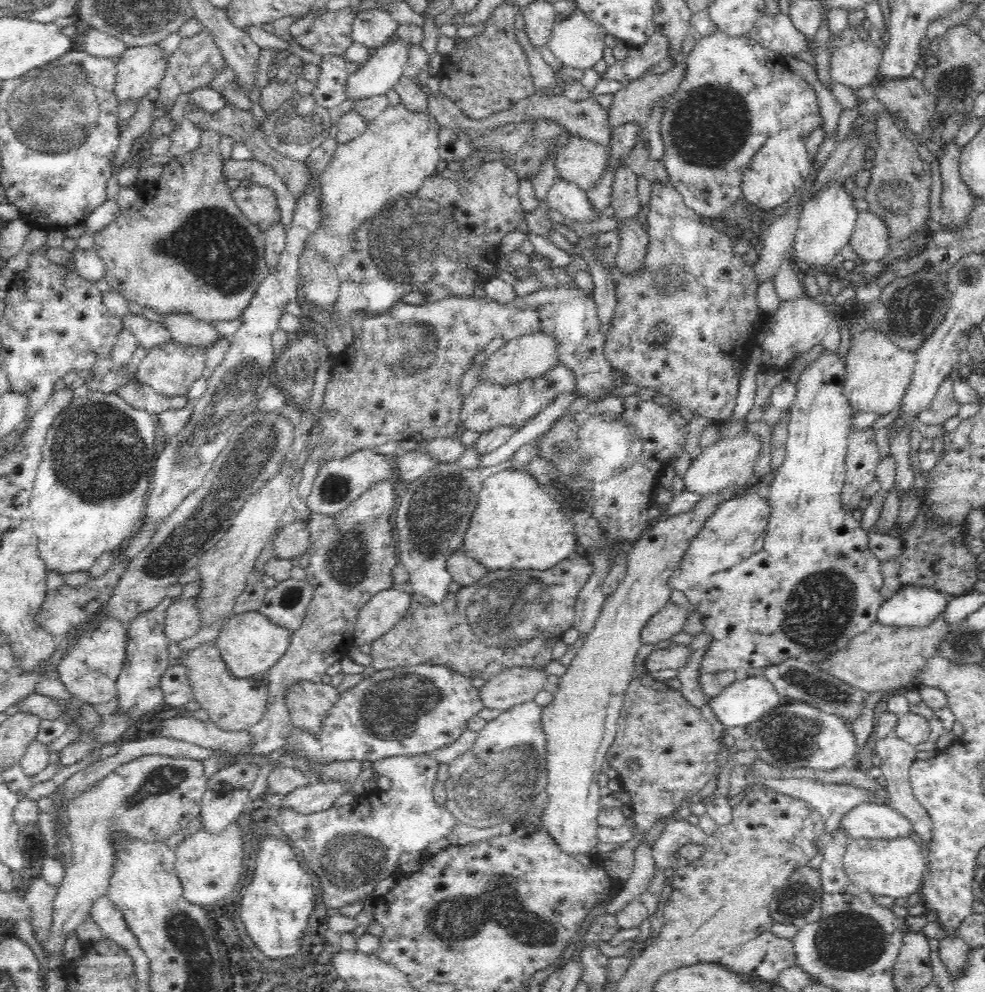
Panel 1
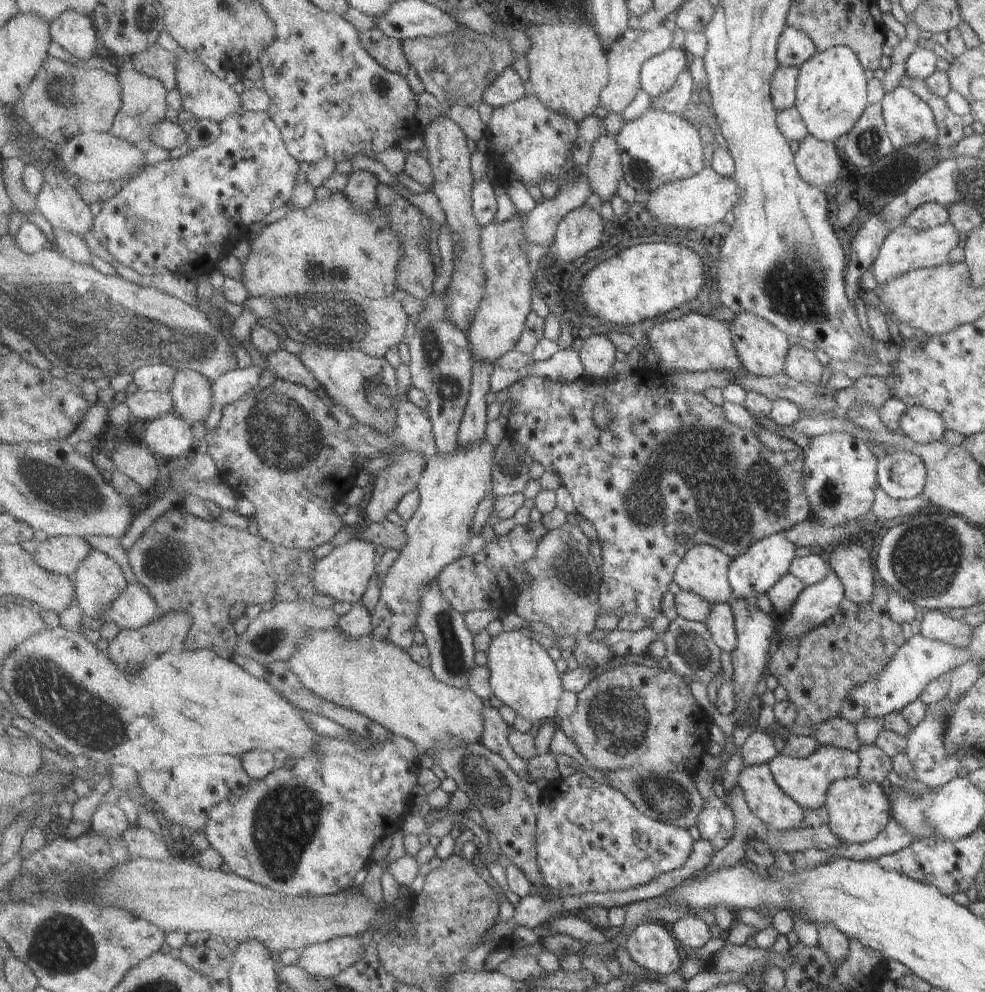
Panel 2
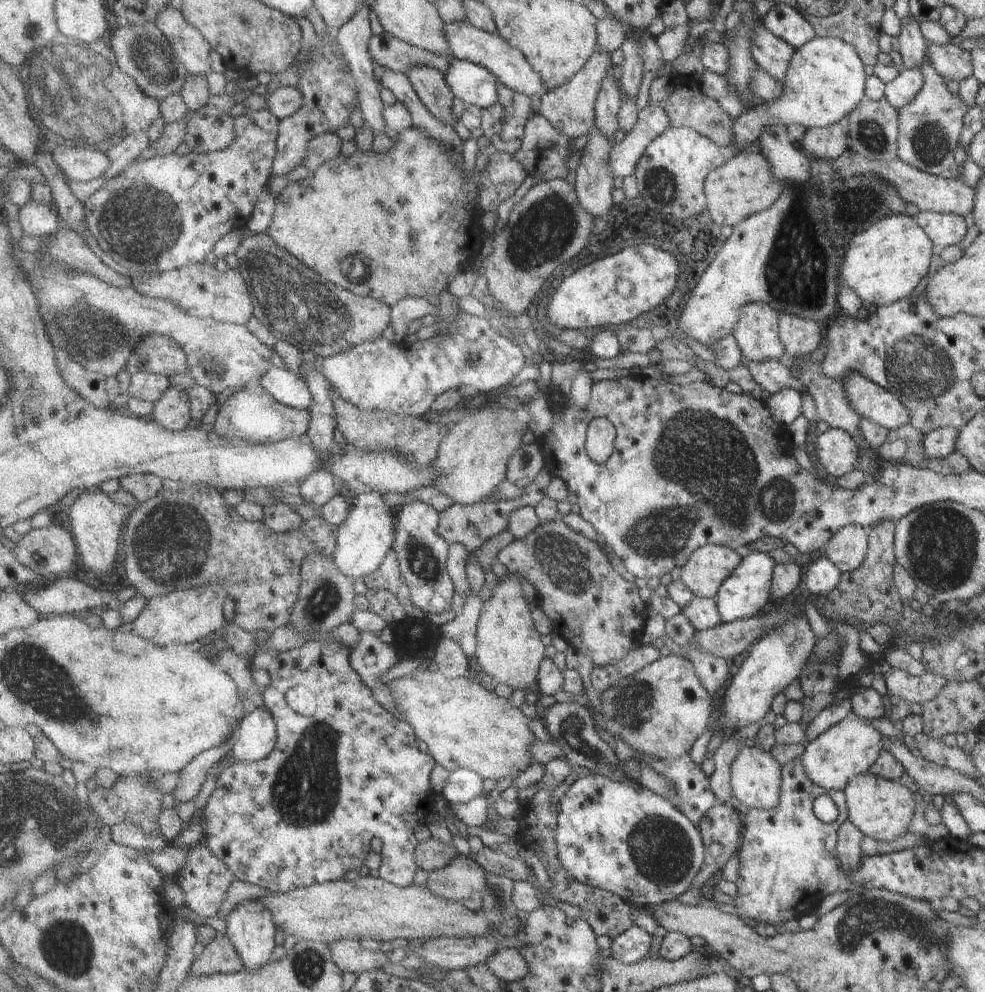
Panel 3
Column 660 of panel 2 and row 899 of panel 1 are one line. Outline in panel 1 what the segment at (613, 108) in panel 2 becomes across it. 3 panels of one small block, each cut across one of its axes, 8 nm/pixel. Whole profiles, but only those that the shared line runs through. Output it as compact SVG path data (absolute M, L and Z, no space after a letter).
M42 875L34 876L25 887L24 897L33 914L32 926L35 938L40 941L46 938L53 916L53 902L58 894L59 886L50 884Z

